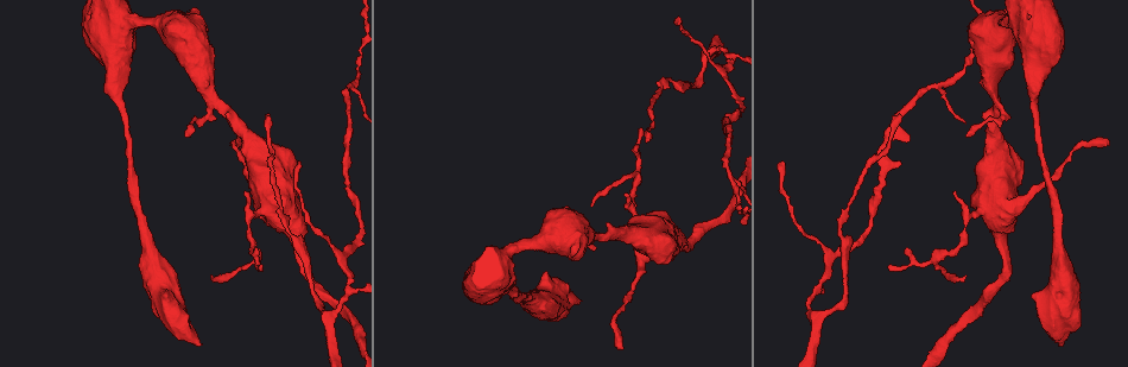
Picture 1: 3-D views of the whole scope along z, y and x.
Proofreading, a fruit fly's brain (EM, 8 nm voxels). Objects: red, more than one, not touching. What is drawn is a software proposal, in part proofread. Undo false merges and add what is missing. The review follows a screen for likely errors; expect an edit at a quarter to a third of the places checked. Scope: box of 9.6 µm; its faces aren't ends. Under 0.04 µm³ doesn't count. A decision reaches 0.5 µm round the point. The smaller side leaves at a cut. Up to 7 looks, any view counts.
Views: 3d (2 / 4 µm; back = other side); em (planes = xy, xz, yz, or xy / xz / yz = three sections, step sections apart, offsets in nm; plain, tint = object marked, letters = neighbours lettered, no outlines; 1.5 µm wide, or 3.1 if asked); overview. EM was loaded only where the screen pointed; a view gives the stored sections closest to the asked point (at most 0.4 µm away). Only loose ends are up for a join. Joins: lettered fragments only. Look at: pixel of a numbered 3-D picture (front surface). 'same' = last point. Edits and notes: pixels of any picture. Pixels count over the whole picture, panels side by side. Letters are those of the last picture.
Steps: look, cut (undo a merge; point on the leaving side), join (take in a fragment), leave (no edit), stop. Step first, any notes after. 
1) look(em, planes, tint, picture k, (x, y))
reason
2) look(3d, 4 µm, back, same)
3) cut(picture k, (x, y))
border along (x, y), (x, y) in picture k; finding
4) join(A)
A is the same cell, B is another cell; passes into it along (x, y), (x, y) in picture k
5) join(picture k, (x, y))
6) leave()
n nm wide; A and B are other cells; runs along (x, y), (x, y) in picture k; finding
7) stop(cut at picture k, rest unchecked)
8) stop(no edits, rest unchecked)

look(em, planes, tint, picture 1, (940, 254))

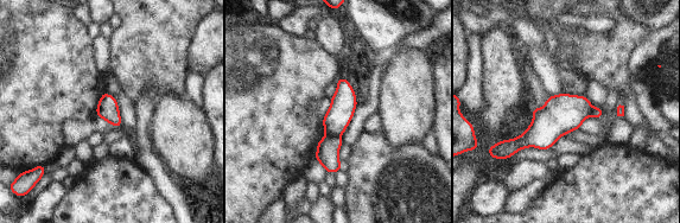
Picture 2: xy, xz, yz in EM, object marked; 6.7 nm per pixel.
look(em, planes, letters, same)
what lies round it

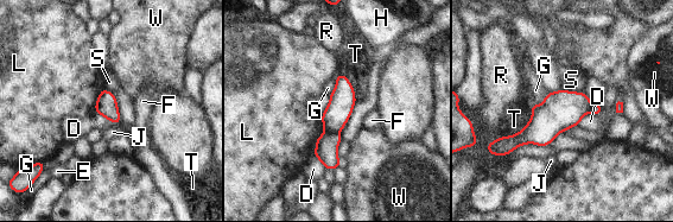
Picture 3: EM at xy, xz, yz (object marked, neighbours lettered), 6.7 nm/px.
cut(picture 3, (342, 100))
T touches over 360 nm; D, E, F, G, H, J, L, R, S, T and W are other cells; border along (327, 131), (338, 134) in picture 3; a second cell is stuck on

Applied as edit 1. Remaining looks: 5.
look(3d, 4 µm, picture 1, (566, 206))
tapers out

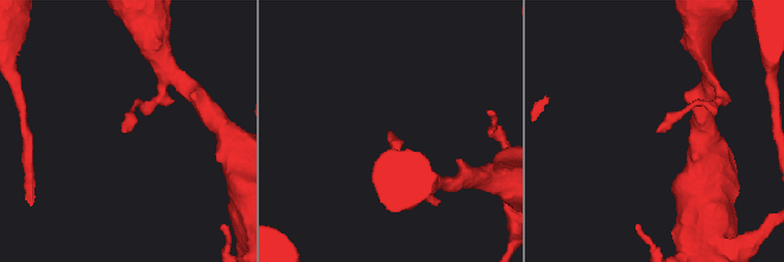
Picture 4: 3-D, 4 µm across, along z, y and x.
look(em, planes, letters, picture 4, (388, 132))
shape alone is not enough

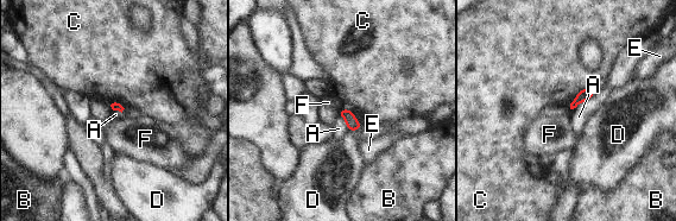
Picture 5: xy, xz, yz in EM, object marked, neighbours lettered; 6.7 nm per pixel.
leave()
A, B, C, D, E and F are other cells; border along (589, 87), (583, 88), (569, 106) in picture 5; no lettered fragment goes on from it

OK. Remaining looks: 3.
look(em, planes, letters, picture 1, (121, 110))
calibre changes

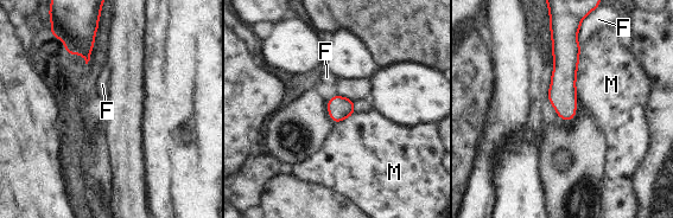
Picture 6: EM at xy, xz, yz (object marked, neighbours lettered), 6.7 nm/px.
leave()
F and M are other cells; border along (581, 46), (576, 95) in picture 6; all the same cell

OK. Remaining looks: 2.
stop(cut at picture 3, rest unchecked)

